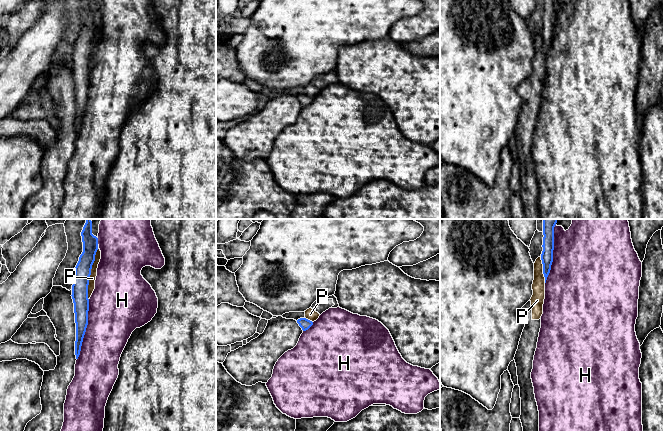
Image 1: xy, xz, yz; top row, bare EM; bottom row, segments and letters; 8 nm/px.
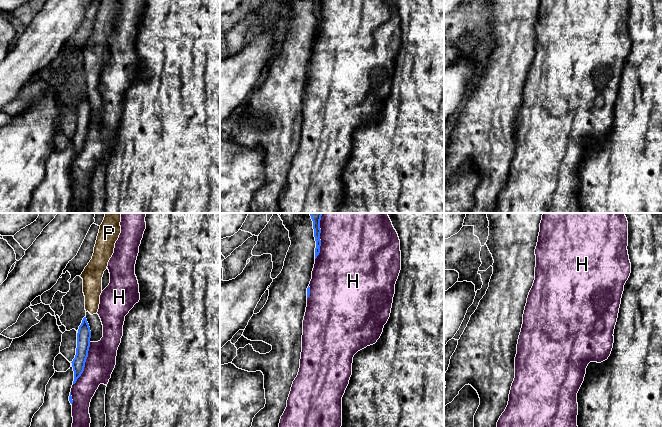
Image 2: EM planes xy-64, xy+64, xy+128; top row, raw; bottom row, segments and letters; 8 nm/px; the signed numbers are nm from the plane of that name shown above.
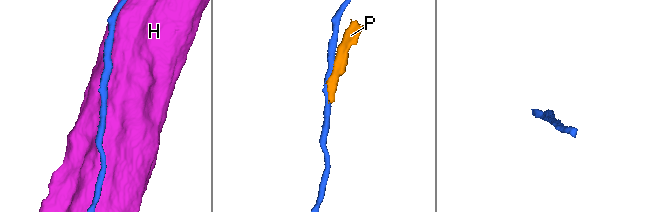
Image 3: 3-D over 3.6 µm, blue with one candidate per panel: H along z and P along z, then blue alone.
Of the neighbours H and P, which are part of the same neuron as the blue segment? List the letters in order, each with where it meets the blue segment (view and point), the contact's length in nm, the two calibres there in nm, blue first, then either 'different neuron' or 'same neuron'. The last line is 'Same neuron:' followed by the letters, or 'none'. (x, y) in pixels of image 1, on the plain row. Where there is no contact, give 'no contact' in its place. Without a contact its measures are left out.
H: xy (85, 105) | 500 nm | 130/400 nm | different neuron
P: xy (90, 48) | 440 nm | 130/60 nm | different neuron
Same neuron: none

